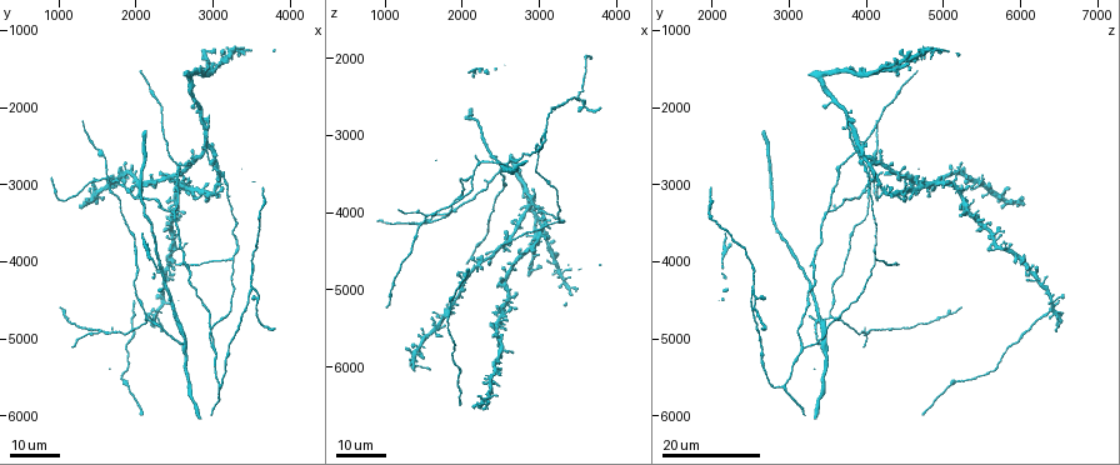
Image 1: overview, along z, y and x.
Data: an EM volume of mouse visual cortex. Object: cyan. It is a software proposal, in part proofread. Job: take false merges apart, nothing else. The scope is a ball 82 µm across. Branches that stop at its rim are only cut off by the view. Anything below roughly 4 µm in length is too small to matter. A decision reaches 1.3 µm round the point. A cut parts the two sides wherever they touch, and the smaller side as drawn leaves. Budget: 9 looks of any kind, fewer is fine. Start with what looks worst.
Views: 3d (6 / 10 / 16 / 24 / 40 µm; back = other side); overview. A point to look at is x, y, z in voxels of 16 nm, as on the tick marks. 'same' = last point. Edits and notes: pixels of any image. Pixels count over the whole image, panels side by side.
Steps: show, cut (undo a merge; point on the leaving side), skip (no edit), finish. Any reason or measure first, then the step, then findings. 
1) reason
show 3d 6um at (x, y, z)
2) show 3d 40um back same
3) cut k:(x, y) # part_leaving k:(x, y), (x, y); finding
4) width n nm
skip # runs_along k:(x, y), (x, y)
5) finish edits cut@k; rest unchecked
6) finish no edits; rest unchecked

three arms meet
show 3d 16um at (3200, 4000, 4150)

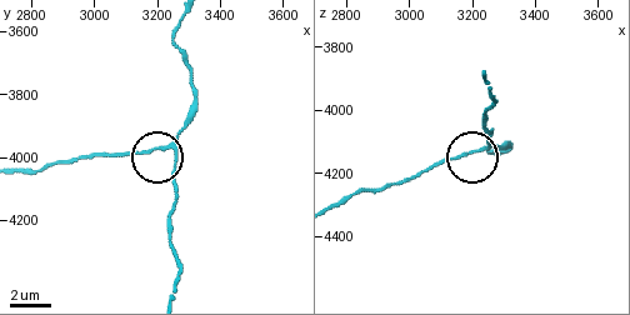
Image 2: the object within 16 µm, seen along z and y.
show 3d 10um at (3250, 3970, 4120)

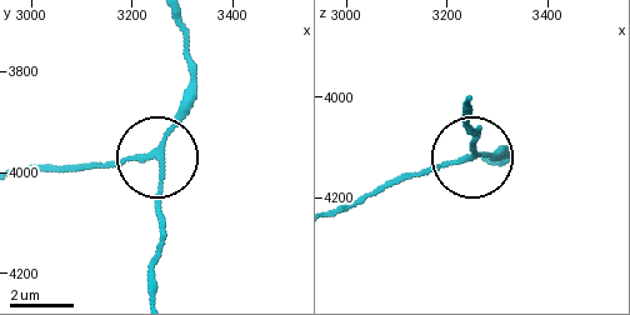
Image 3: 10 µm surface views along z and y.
cut 3:(108, 166) # part_leaving 3:(148, 151), (94, 168), (21, 168); two neurons meet here

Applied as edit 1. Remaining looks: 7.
side arm on a straight run
show 3d 24um at (3550, 4350, 2550)

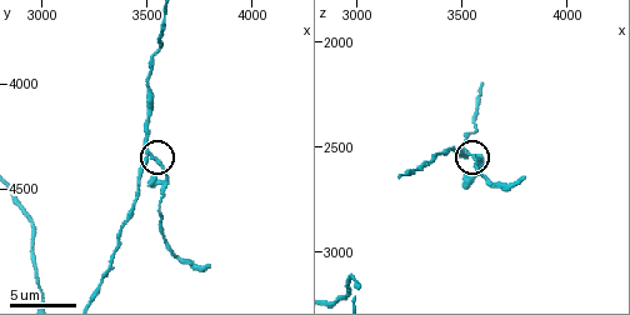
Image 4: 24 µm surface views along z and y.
show 3d 6um at (3550, 4360, 2540)

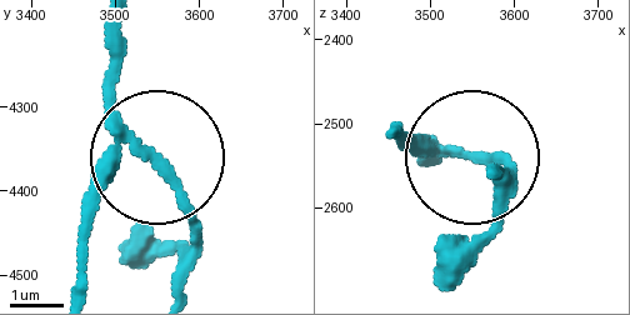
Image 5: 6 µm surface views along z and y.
cut 5:(179, 200) # part_leaving 5:(121, 135), (180, 211), (189, 291); a second neuron is stuck on

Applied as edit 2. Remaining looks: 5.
two arms in line, one across
show 3d 24um at (3000, 2800, 4000)

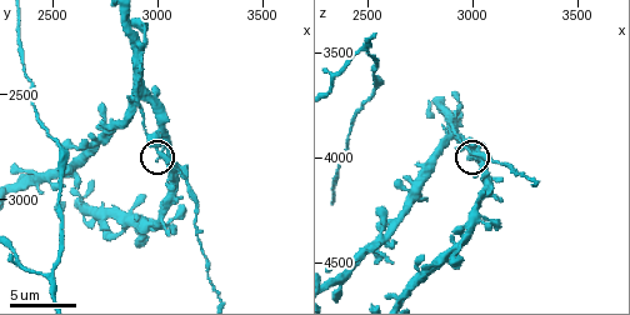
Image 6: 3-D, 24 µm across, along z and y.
show 3d 6um at (3030, 2800, 3990)

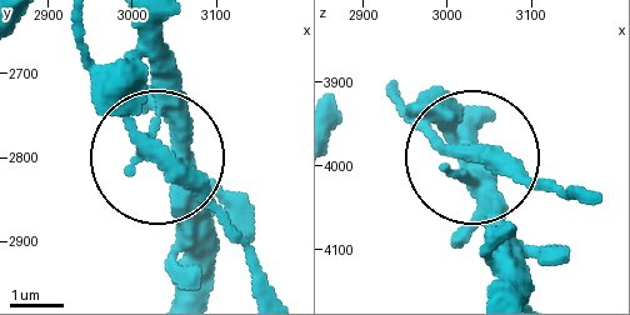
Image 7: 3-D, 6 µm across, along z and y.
width 260 nm
skip # runs_along 7:(271, 285), (160, 150), (155, 29); continuous, no second neuron

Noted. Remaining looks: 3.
a fork
show 3d 16um at (3000, 5100, 3150)

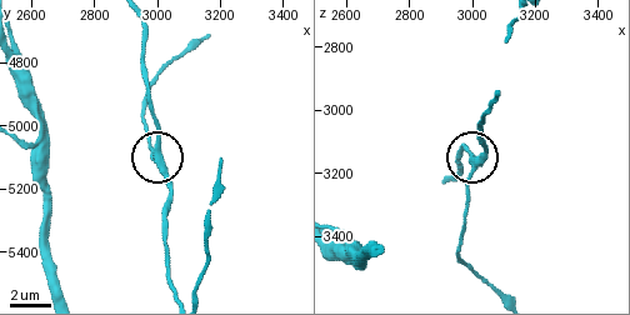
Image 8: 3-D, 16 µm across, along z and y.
show 3d 10um at (3000, 5090, 3150)

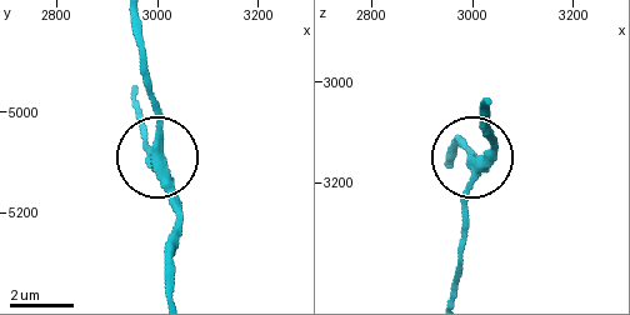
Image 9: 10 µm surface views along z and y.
arms 3
skip # runs_along 9:(461, 259), (470, 158), (494, 141); all the same neuron

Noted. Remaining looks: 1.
finish edits cut@3, cut@5; rest unchecked

